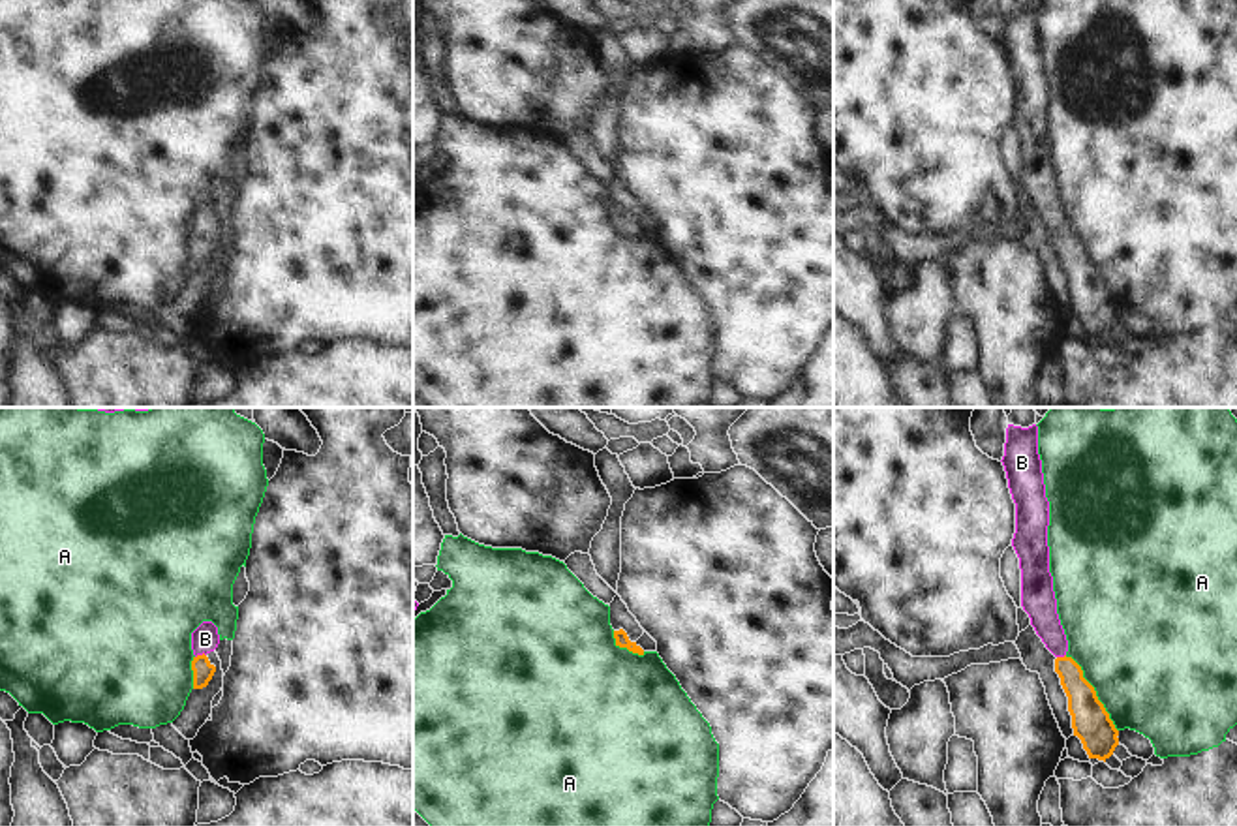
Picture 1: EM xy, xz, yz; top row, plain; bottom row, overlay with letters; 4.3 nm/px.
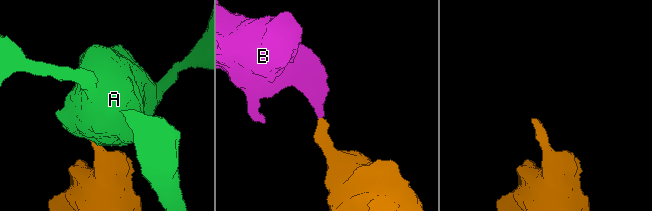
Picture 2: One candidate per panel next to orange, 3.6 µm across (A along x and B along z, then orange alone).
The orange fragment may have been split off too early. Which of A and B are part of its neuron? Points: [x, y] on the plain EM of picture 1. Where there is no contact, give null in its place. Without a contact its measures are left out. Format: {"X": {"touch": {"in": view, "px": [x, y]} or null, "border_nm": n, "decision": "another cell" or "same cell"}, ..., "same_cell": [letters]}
{"A": {"touch": {"in": "yz", "px": [1095, 271]}, "border_nm": 400, "decision": "another cell"}, "B": {"touch": {"in": "xy", "px": [199, 235]}, "border_nm": 50, "decision": "same cell"}, "same_cell": ["B"]}

